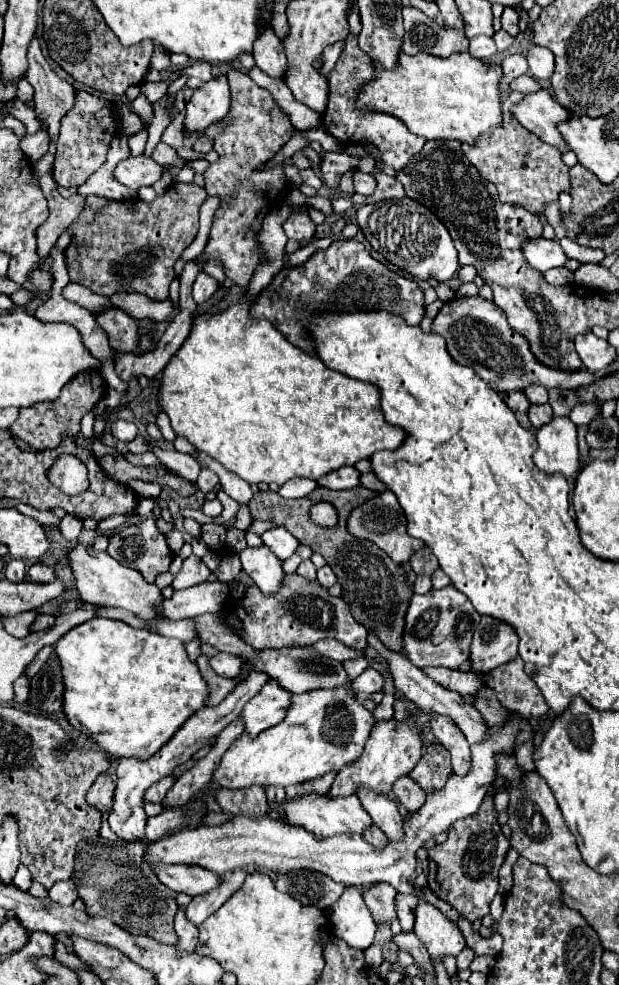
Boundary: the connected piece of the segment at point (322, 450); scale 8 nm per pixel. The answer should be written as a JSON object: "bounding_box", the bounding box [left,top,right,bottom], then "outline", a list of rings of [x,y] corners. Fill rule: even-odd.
{"bounding_box":[159,301,407,487],"outline":[[[237,301],[237,303],[231,303],[229,309],[225,309],[223,313],[217,313],[217,315],[199,315],[195,317],[193,321],[193,327],[191,327],[191,333],[187,337],[187,341],[181,345],[181,349],[173,355],[173,359],[167,363],[165,367],[165,373],[163,373],[163,387],[161,387],[161,395],[159,395],[159,401],[161,401],[161,409],[167,411],[169,419],[171,419],[171,425],[175,429],[177,435],[185,435],[199,451],[207,453],[209,457],[213,457],[215,461],[219,461],[225,469],[233,471],[235,475],[239,475],[241,479],[245,479],[247,483],[251,485],[259,485],[259,483],[277,483],[279,487],[285,485],[289,479],[293,477],[305,477],[305,479],[313,479],[313,481],[319,481],[321,477],[325,477],[327,473],[331,471],[337,471],[345,465],[355,465],[357,461],[361,459],[369,459],[373,457],[373,453],[377,451],[383,451],[383,449],[397,449],[403,445],[407,433],[397,427],[397,425],[389,425],[383,417],[383,411],[381,411],[381,391],[375,389],[375,385],[371,383],[363,383],[363,381],[357,381],[357,379],[349,379],[347,375],[339,373],[339,371],[333,371],[329,367],[323,365],[321,359],[317,357],[311,357],[307,355],[305,351],[301,351],[299,347],[291,345],[279,331],[277,327],[273,327],[271,321],[253,321],[249,317],[249,311],[247,311],[247,305]]]}

